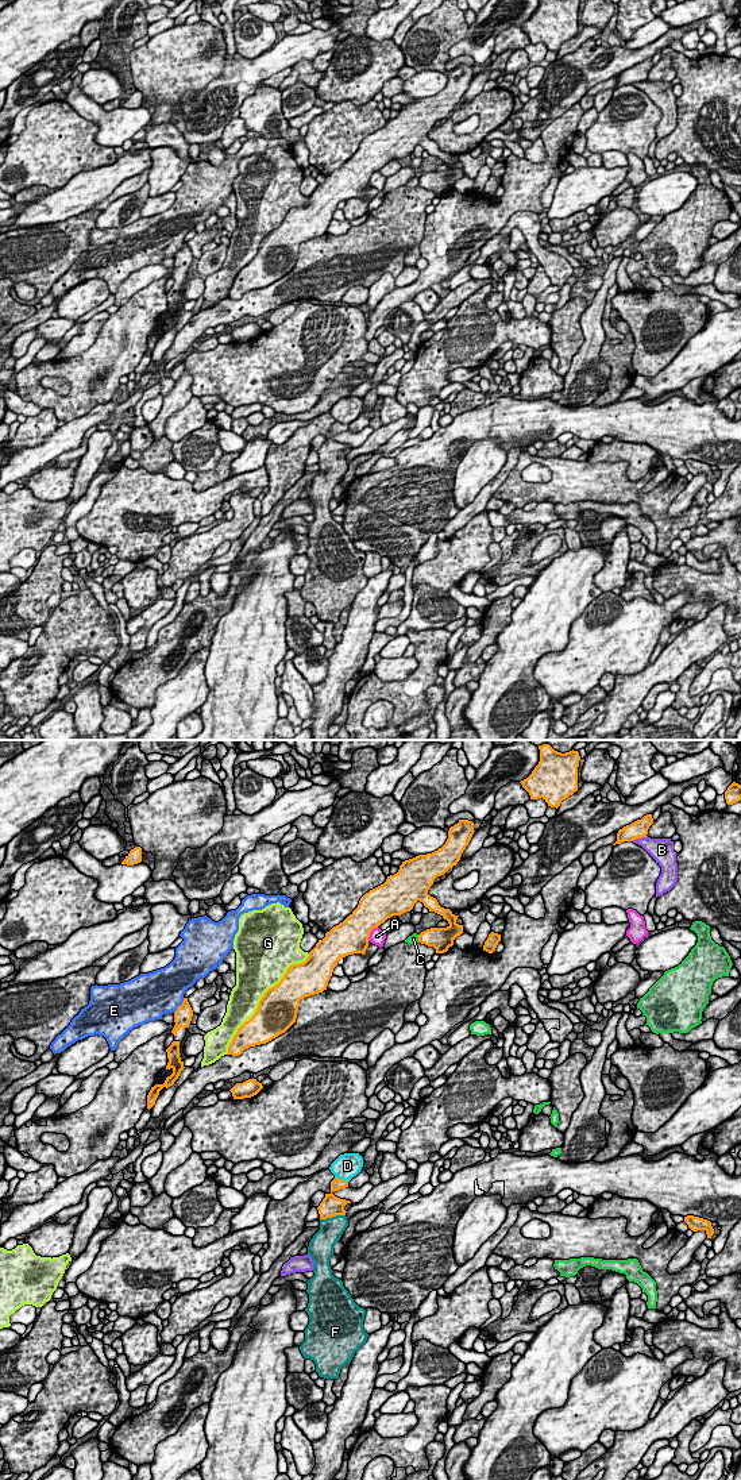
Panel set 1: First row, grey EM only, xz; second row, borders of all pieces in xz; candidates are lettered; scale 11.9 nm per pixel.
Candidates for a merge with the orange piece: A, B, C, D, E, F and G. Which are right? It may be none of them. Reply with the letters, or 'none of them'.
F

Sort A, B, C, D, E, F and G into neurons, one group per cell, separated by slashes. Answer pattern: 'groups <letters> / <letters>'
groups A / B / C / D / E / F / G

